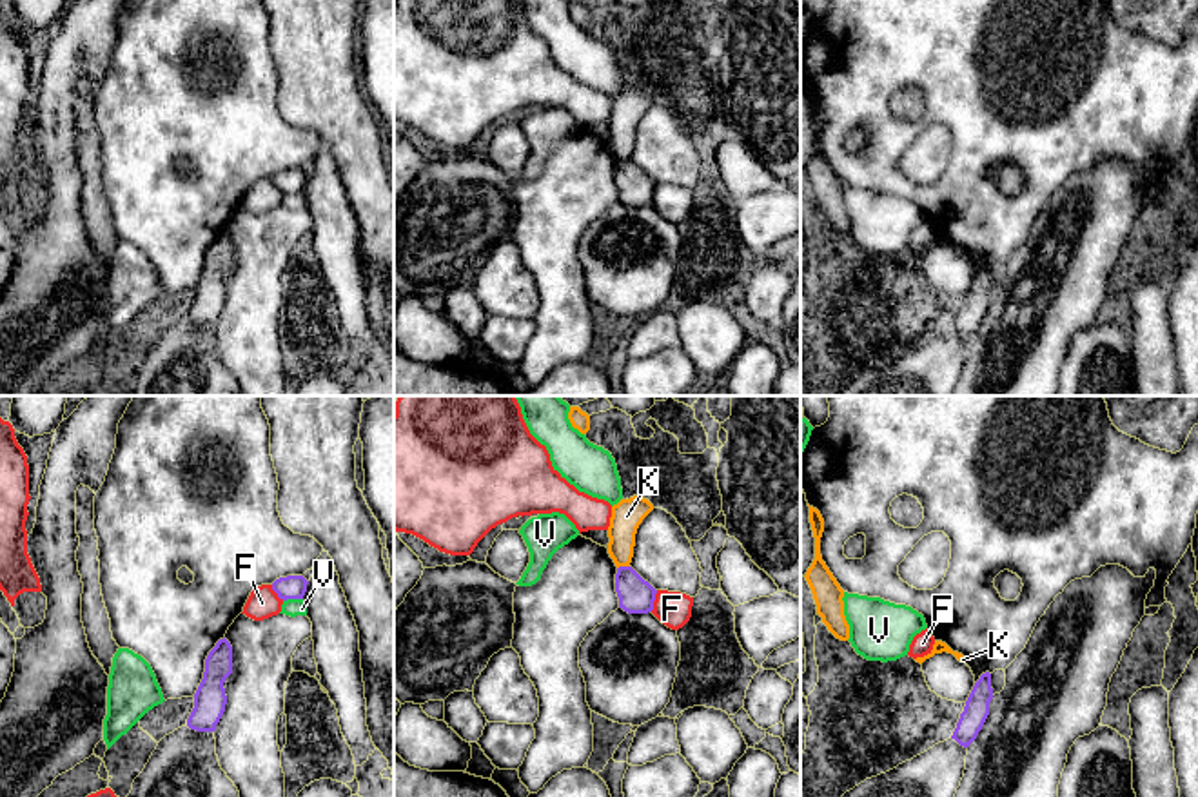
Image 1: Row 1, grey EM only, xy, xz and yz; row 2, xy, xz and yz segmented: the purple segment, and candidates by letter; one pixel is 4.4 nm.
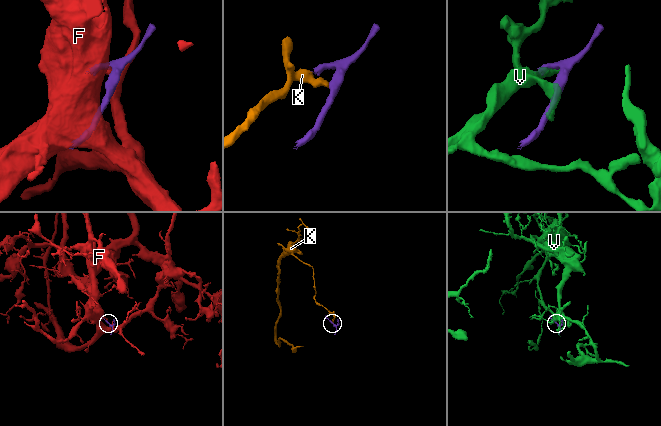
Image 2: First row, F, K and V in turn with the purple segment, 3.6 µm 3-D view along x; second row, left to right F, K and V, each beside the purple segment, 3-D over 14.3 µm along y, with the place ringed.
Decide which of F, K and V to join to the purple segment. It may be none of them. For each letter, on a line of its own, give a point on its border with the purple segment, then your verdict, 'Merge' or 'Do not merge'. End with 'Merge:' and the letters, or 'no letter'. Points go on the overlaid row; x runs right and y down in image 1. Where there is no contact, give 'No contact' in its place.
F: Touches purple at xz (652, 601). Do not merge
K: Touches purple at xz (623, 567). Do not merge
V: Touches purple at xy (293, 598). Do not merge
Merge: no letter

